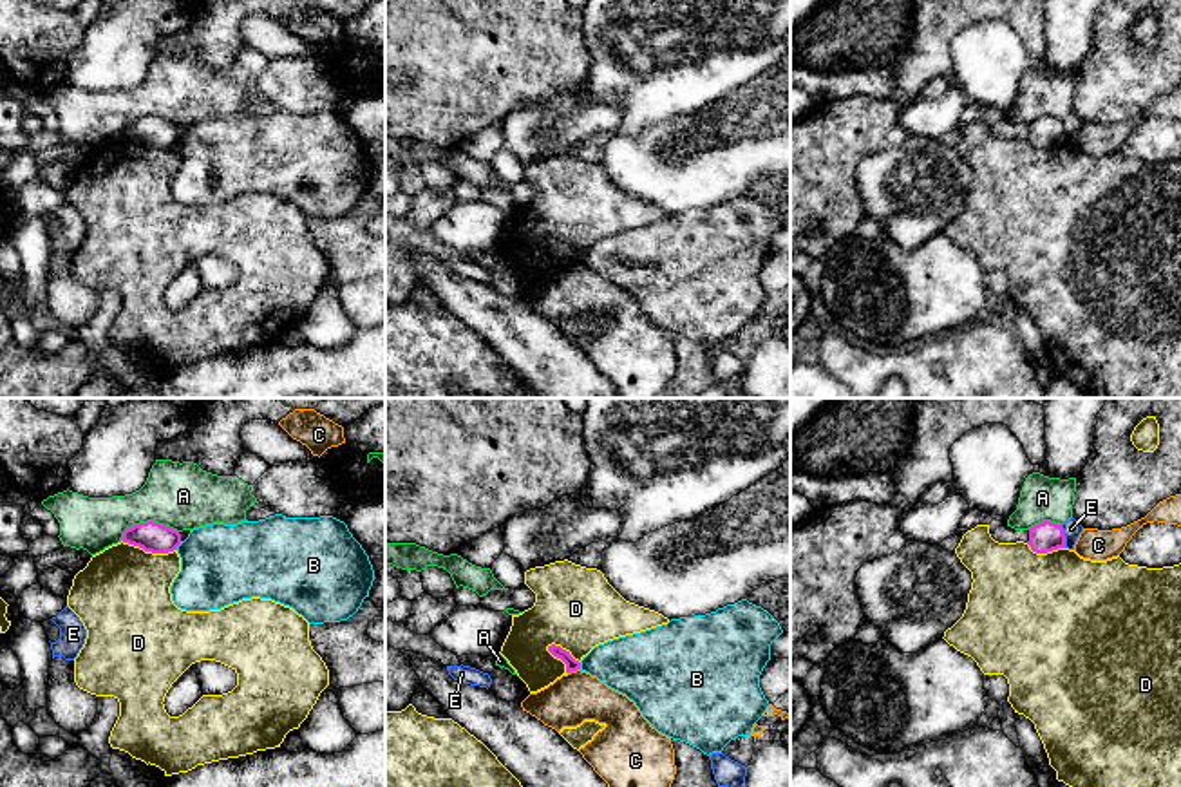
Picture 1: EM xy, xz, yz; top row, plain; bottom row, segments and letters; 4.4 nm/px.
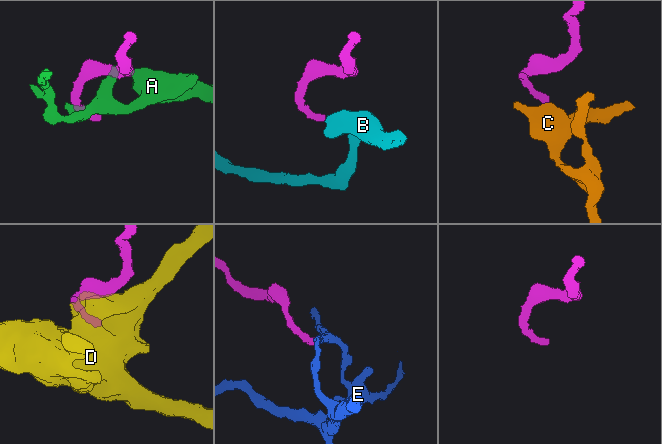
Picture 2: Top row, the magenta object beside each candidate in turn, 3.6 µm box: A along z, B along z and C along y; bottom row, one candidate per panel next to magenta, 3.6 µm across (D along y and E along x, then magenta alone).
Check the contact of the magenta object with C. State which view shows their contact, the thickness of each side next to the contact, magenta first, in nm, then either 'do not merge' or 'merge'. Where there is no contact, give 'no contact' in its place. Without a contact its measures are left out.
contact in xz; calibres 60 and 220 nm; do not merge

